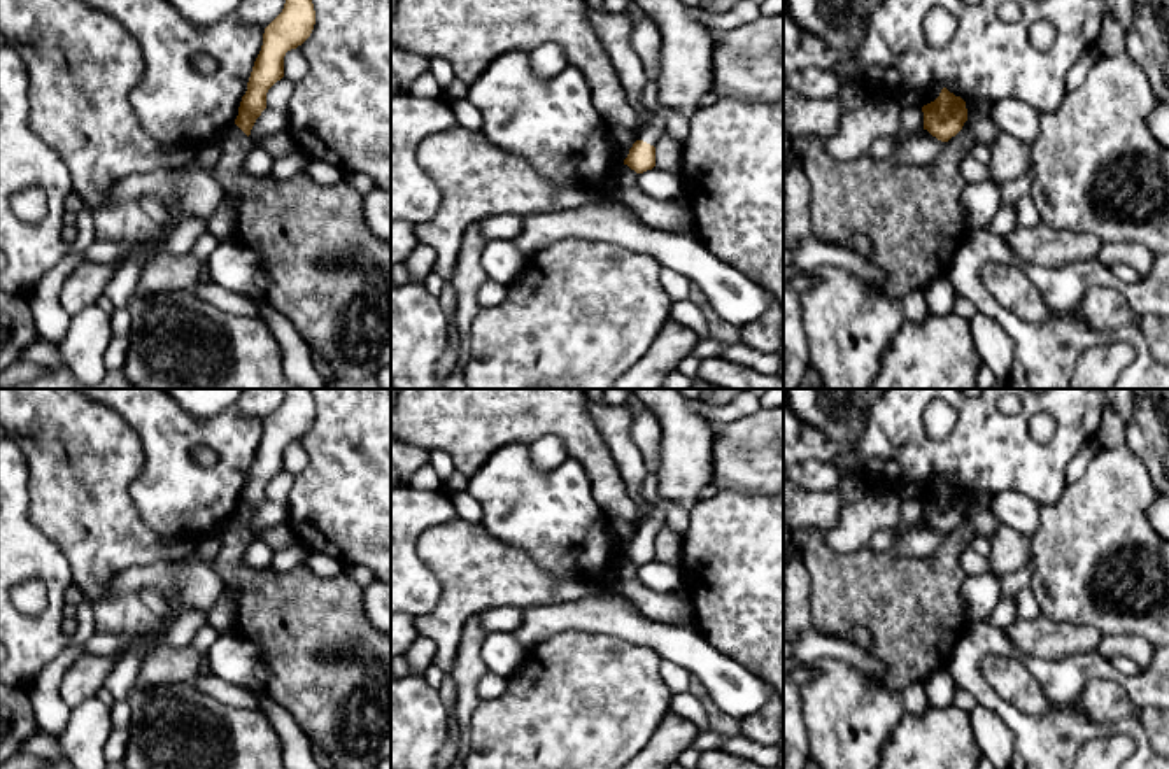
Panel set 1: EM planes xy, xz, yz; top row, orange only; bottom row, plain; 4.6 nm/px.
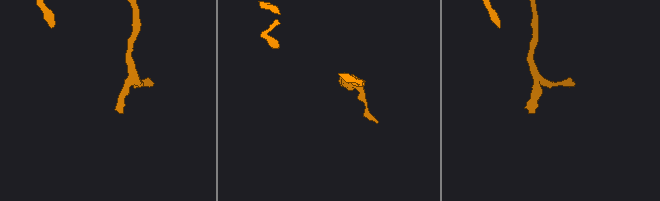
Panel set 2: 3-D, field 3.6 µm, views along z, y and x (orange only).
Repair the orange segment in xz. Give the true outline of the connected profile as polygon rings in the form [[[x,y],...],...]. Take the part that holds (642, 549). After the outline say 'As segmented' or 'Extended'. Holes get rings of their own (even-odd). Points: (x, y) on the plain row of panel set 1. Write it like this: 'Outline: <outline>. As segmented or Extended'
Outline: [[[657,504],[654,506],[654,513],[640,522],[638,533],[629,541],[624,557],[627,557],[636,566],[652,562],[655,559],[655,536],[659,534],[664,524],[664,506]]]. Extended

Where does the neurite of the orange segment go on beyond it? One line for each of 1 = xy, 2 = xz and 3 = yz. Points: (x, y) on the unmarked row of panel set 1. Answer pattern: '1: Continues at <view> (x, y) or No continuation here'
1: No continuation here
2: Continues at xz (651, 526)
3: No continuation here

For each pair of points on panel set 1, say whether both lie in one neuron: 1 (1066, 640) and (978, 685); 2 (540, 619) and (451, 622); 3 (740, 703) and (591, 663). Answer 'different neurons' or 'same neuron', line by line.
1: different neurons
2: different neurons
3: different neurons

